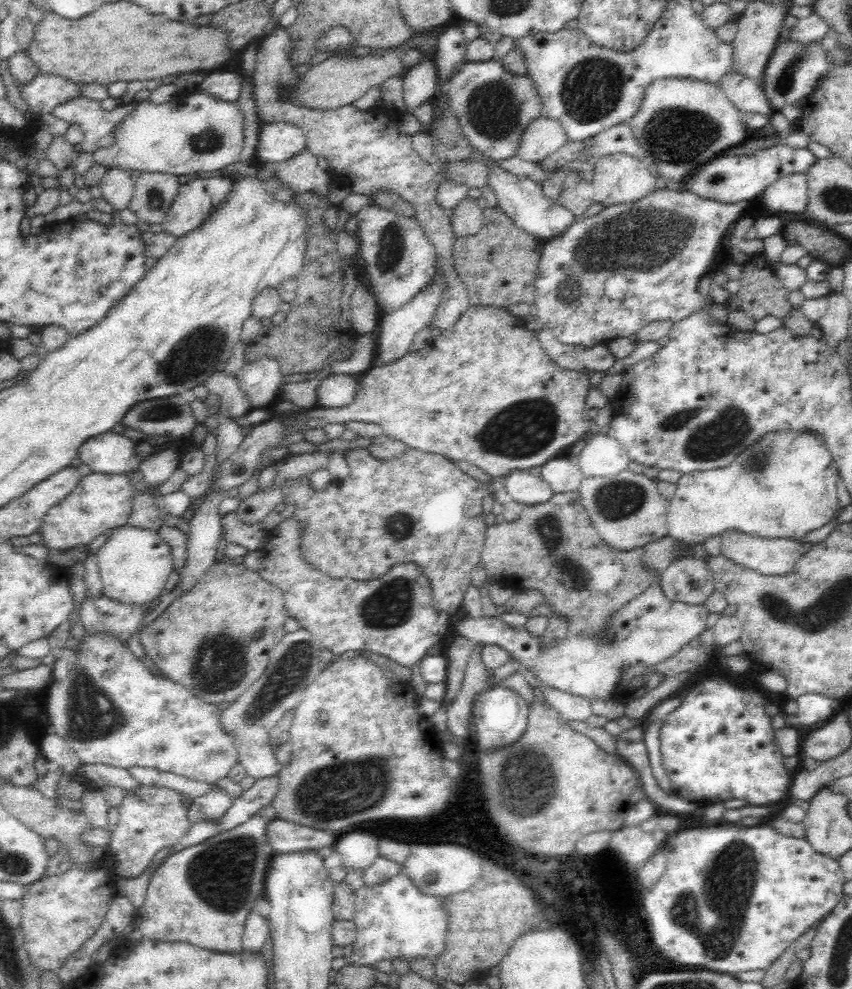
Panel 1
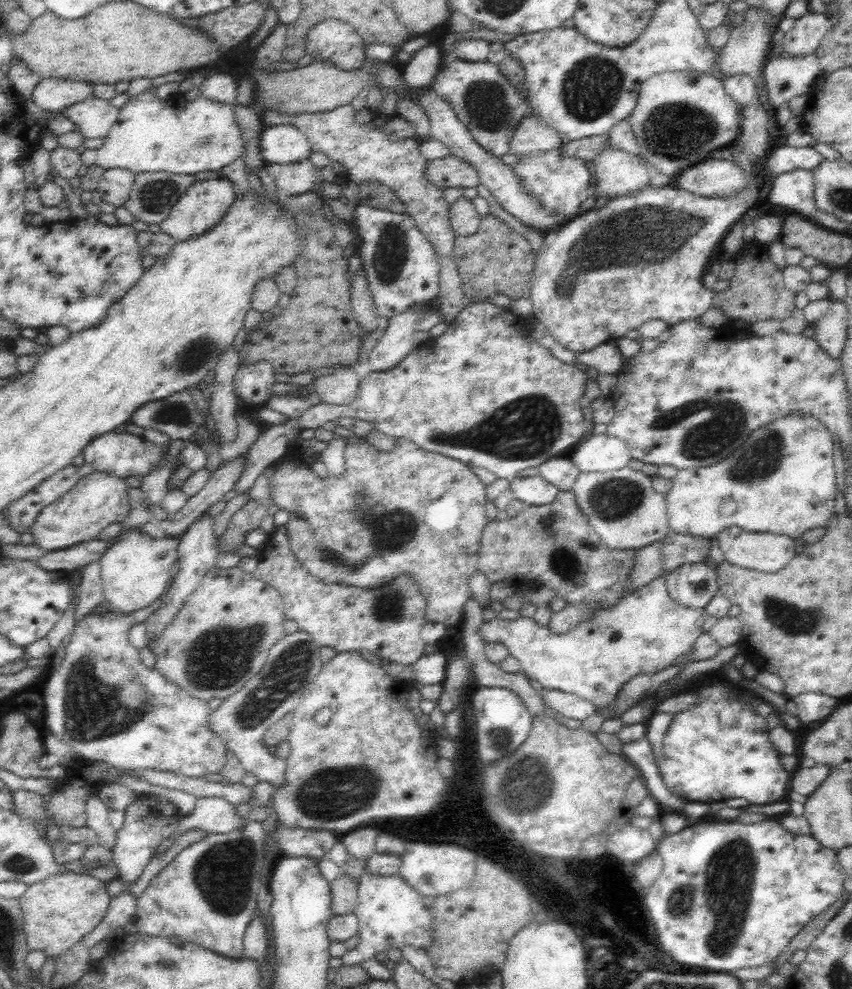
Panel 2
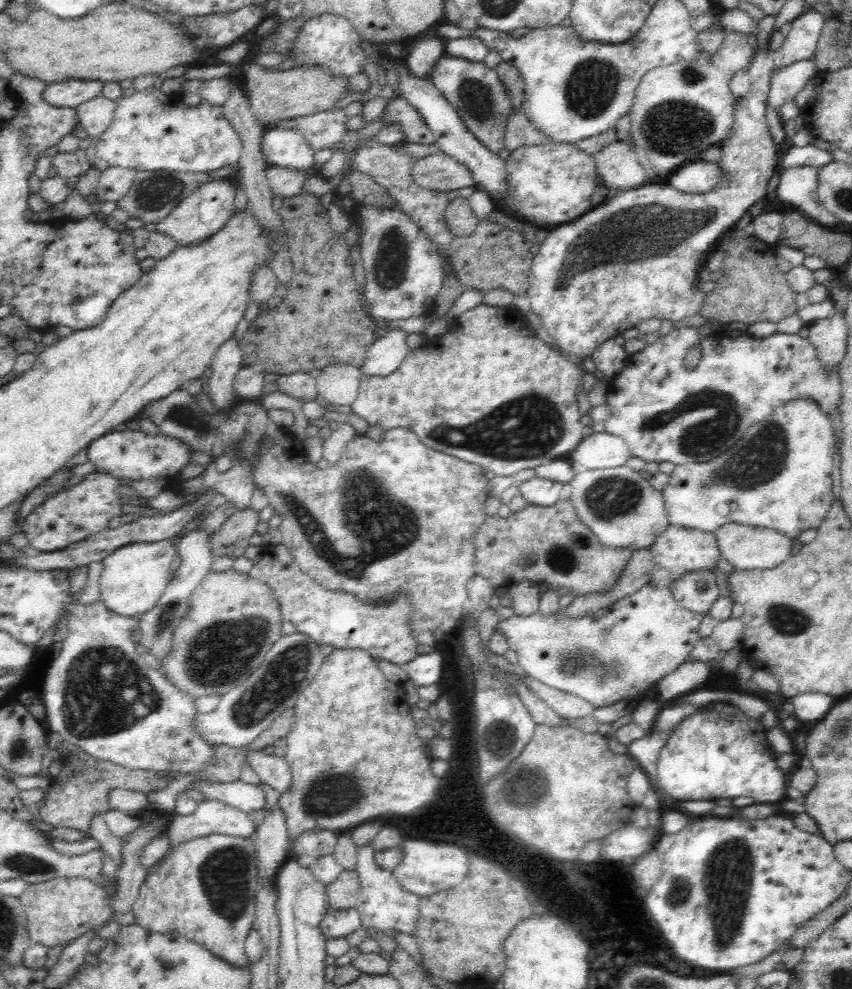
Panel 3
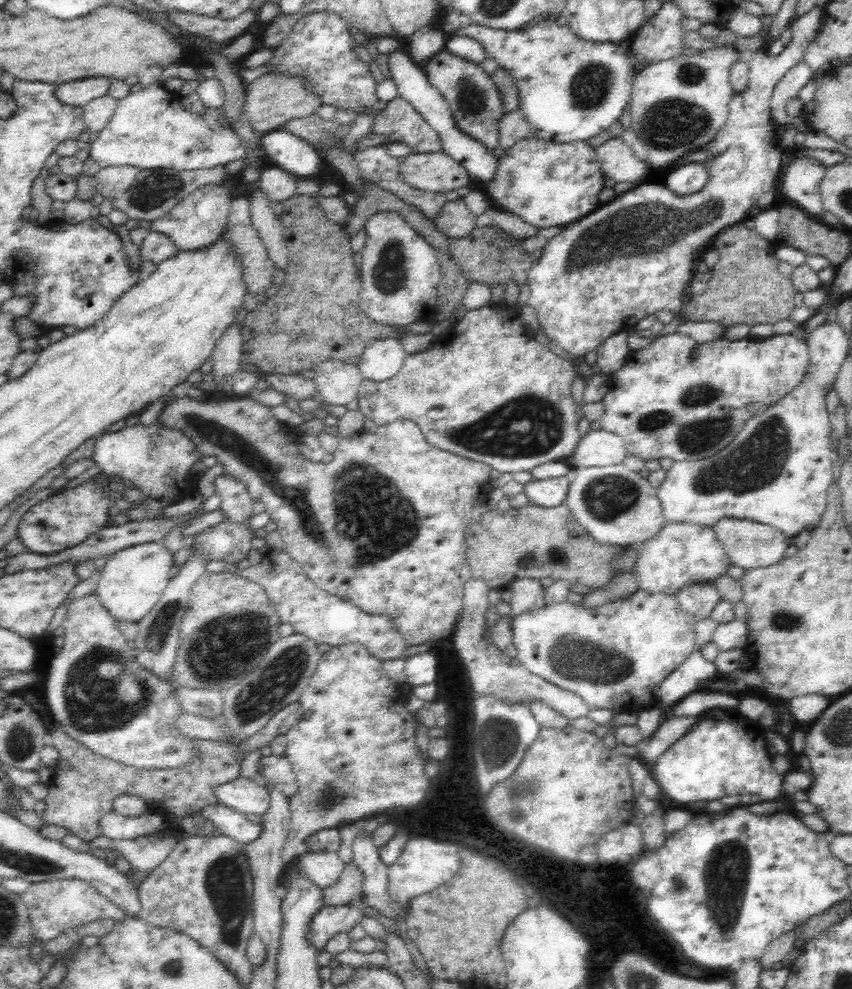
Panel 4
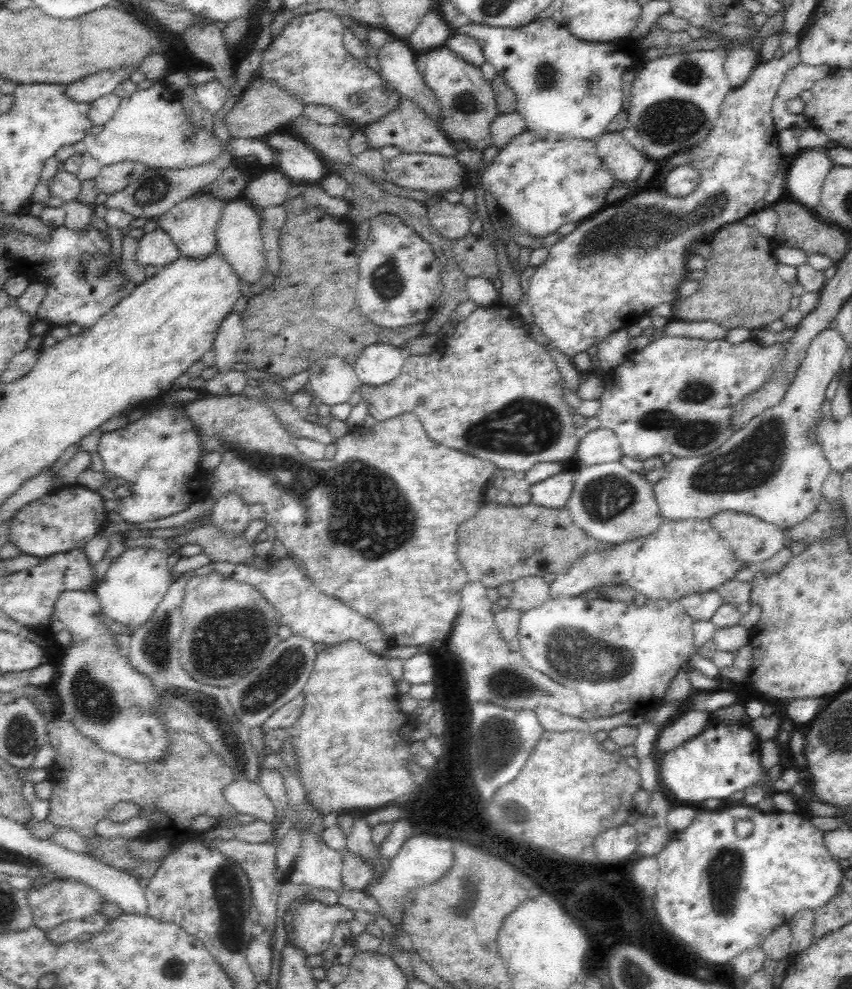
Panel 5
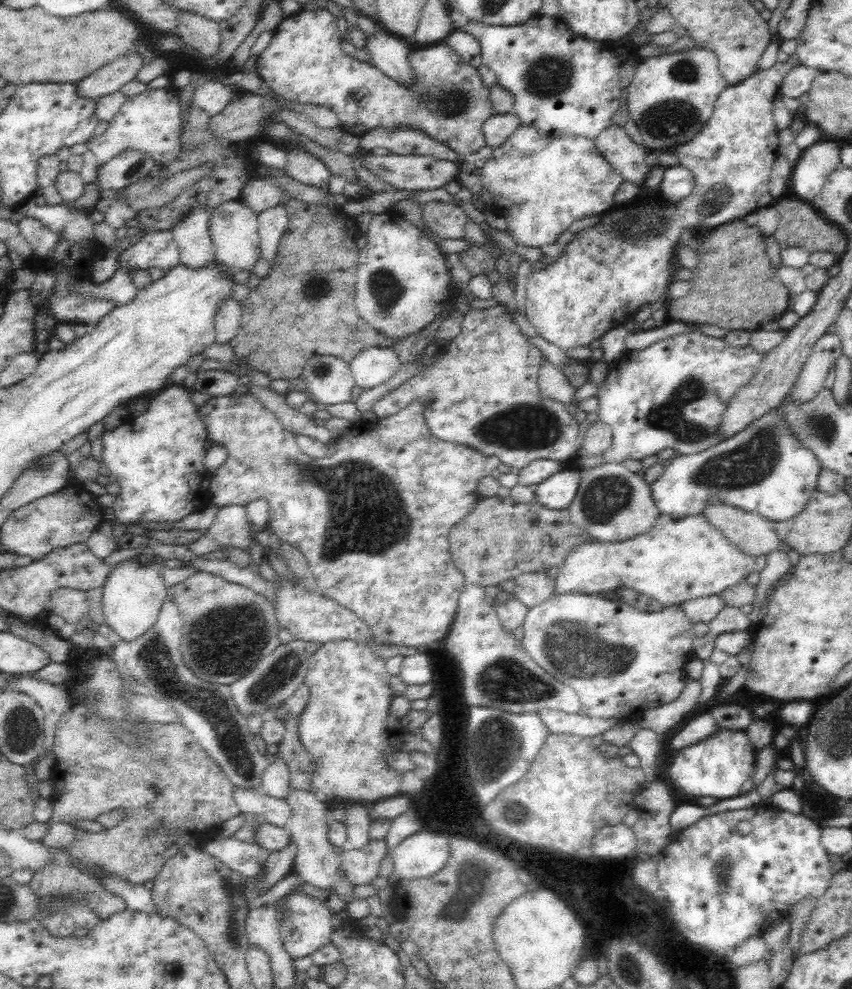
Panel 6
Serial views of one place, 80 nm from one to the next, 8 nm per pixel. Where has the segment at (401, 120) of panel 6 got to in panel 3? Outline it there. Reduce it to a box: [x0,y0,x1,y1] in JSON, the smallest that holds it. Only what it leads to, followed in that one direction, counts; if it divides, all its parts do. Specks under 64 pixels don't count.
[291,14,520,153]

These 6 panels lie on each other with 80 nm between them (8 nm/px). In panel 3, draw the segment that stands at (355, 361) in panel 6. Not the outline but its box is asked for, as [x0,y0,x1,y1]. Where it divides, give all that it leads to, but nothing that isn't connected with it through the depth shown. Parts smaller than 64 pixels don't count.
[362,327,412,376]

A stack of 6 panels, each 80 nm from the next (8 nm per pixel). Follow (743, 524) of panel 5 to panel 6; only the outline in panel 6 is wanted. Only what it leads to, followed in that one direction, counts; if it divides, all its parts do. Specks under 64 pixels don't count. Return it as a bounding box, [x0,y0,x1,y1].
[703,504,782,558]

